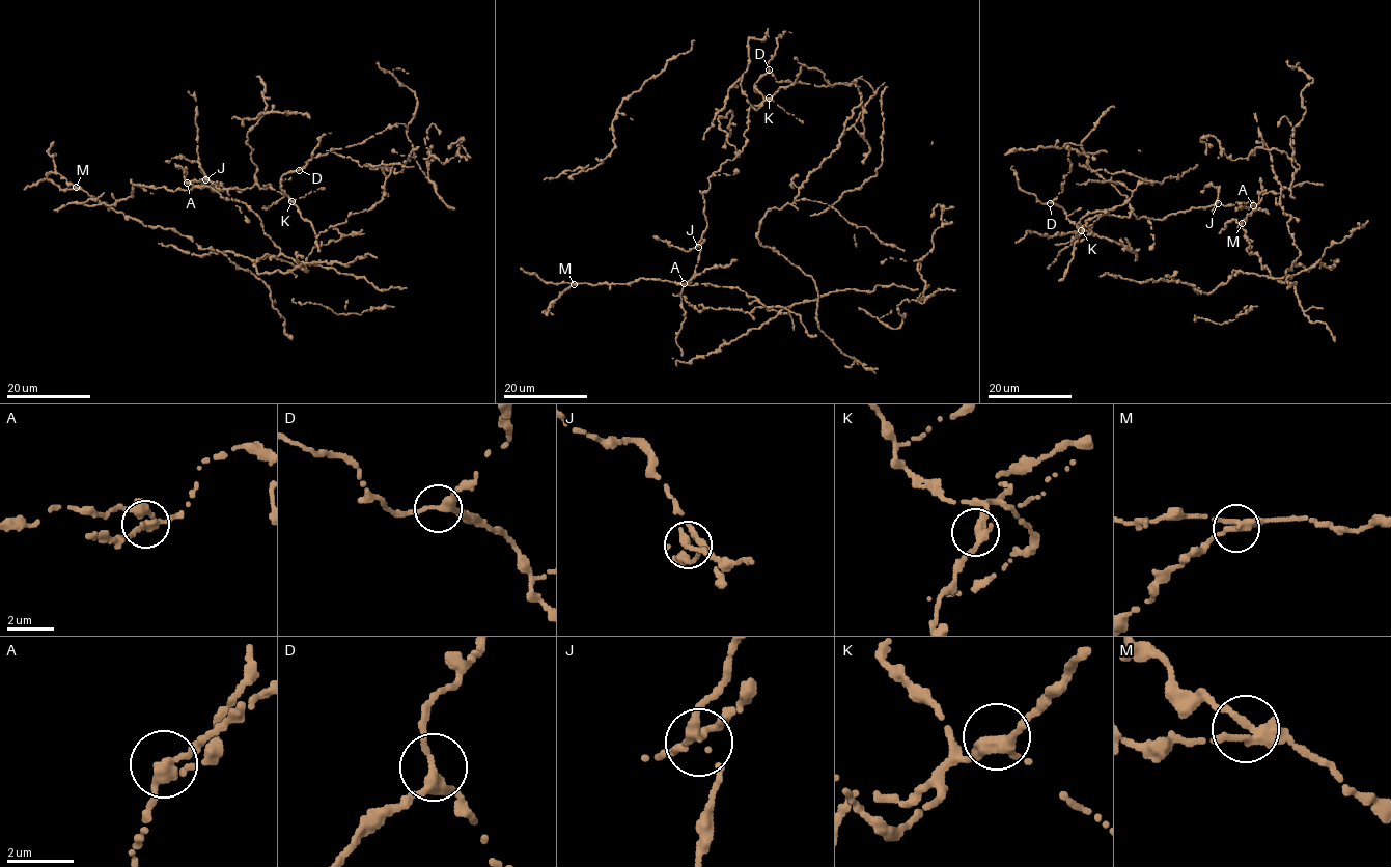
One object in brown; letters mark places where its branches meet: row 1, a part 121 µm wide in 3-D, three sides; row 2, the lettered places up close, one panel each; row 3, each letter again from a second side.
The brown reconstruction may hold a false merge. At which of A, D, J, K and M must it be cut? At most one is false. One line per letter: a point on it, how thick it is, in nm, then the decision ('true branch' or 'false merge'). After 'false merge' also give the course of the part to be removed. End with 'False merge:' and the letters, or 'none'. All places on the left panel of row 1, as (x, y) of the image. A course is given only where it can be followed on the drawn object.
A: (187, 183) | 260 nm | false merge | (188, 183), (196, 186), (221, 185), (225, 189), (242, 192)
D: (299, 170) | 240 nm | true branch
J: (205, 179) | 220 nm | true branch
K: (291, 201) | 320 nm | true branch
M: (76, 187) | 240 nm | true branch
False merge: A

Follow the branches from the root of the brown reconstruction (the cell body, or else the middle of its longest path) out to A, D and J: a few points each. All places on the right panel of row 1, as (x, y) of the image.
A: (1082, 226), (1088, 218), (1104, 215), (1129, 217), (1132, 212), (1136, 218), (1163, 220), (1219, 202), (1253, 204)
D: (1082, 226), (1076, 225), (1062, 207), (1050, 203)
J: (1082, 226), (1088, 218), (1097, 216), (1129, 217), (1132, 212), (1136, 218), (1163, 220), (1173, 213), (1218, 203)

